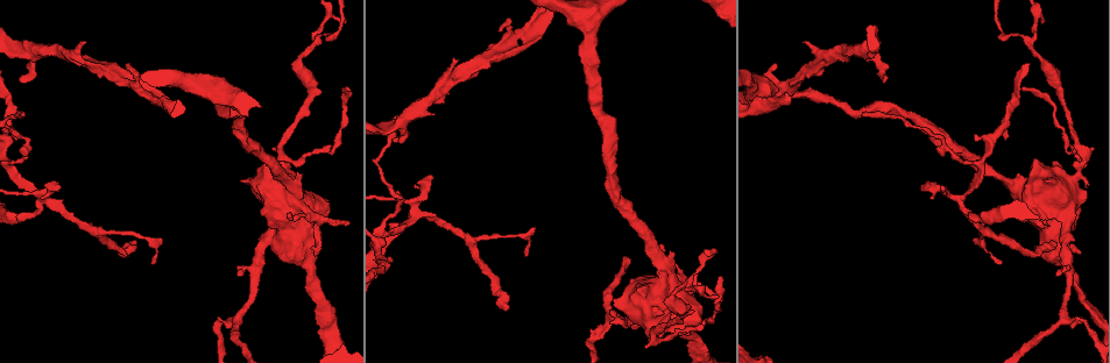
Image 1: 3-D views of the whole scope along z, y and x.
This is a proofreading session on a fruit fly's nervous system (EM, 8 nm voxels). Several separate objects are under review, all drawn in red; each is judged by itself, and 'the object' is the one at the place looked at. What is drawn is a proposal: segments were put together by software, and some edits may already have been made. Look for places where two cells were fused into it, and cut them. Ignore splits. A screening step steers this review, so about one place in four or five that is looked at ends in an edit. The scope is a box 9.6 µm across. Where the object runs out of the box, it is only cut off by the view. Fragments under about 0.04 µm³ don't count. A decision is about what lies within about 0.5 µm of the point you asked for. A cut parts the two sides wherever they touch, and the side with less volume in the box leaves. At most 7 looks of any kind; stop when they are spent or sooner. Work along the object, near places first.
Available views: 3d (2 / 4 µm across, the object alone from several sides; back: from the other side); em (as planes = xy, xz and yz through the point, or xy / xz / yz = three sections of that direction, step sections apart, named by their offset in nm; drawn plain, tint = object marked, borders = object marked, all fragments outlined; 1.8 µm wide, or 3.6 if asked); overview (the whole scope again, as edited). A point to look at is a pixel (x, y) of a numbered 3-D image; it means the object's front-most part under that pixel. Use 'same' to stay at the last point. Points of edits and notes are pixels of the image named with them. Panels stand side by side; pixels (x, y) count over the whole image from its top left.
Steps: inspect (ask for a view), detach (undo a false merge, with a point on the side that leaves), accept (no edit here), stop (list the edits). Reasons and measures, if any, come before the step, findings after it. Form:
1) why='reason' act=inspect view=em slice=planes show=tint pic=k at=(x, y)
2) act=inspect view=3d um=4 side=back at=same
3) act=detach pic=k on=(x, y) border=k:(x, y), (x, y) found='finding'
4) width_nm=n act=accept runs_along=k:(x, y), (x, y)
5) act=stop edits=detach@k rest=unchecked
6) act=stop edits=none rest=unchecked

why='three arms meet' act=inspect view=3d um=4 side=back pic=1 at=(609, 317)

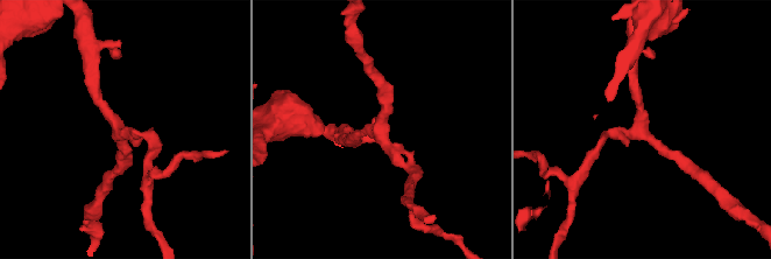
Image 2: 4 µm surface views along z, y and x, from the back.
arms=3 why='shape alone is not enough' act=inspect view=em slice=planes show=tint pic=2 at=(123, 134)

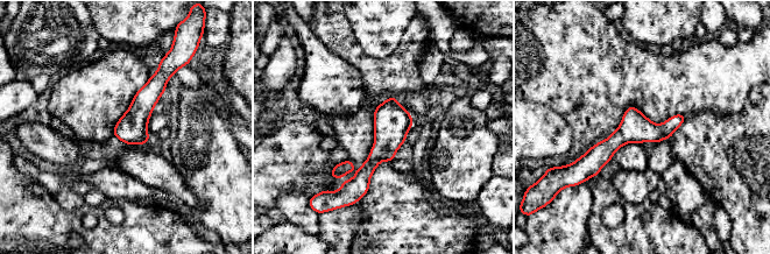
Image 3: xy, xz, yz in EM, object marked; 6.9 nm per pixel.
act=accept runs_along=3:(682, 118), (662, 132), (624, 133), (585, 167) found='all the same cell'

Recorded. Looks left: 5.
why='four or more arms meet' act=inspect view=em slice=yz step=8 show=tint pic=1 at=(413, 215)

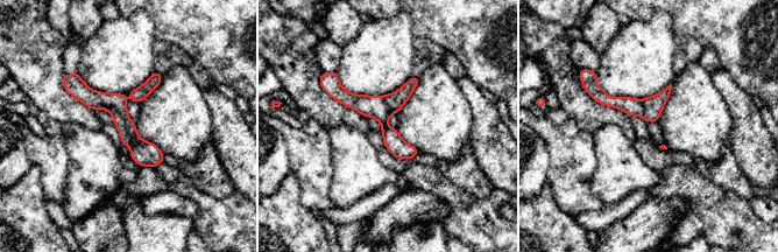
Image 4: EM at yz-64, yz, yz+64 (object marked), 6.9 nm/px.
act=inspect view=em slice=planes show=tint at=same

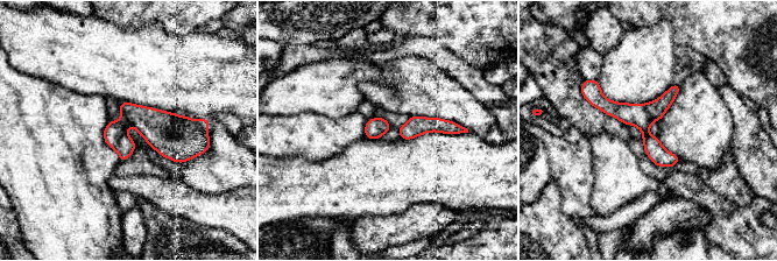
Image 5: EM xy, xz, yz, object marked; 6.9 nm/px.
width_nm=140 act=detach pic=5 on=(636, 114) part_leaving=5:(595, 86), (675, 160) found='two cells meet here'

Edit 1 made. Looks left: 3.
why='two arms at a narrow angle' act=inspect view=em slice=planes show=tint pic=1 at=(803, 74)

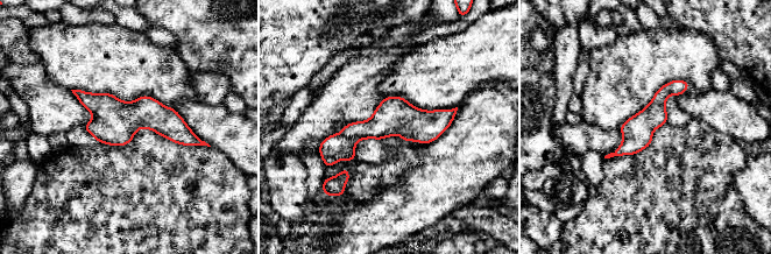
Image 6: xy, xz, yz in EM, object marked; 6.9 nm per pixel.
width_nm=200 act=accept runs_along=6:(452, 112), (355, 131), (324, 150) found='all the same cell'

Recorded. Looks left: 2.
act=stop edits=detach@5 rest=unchecked

